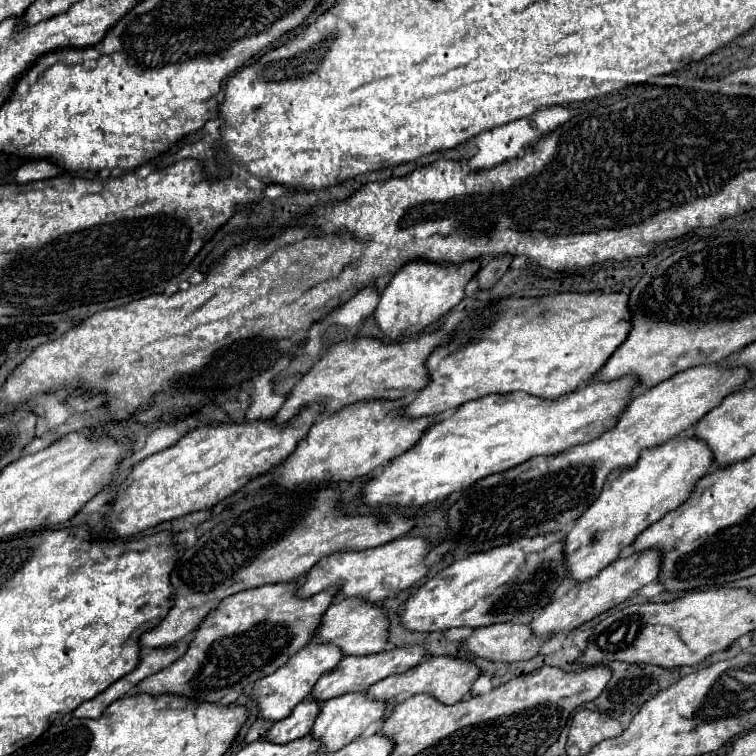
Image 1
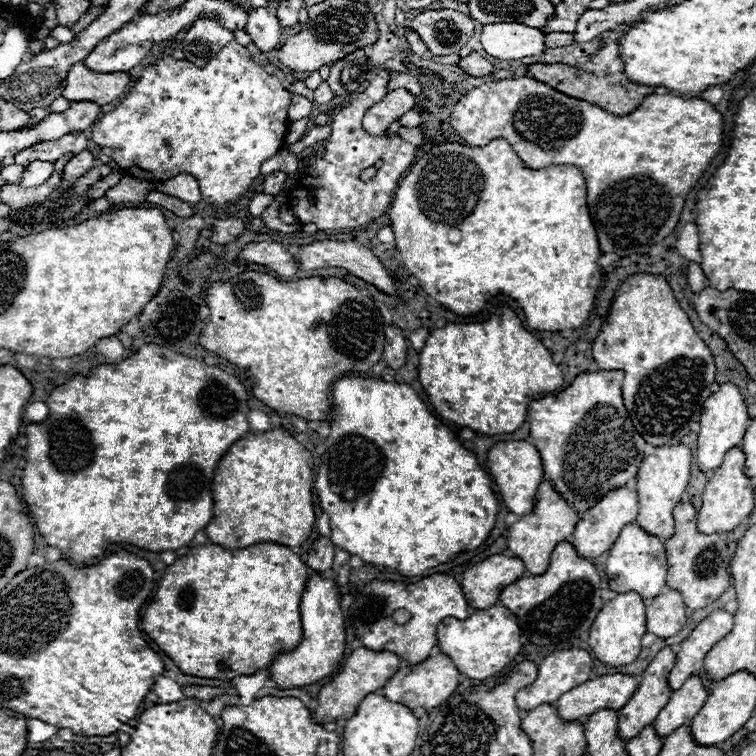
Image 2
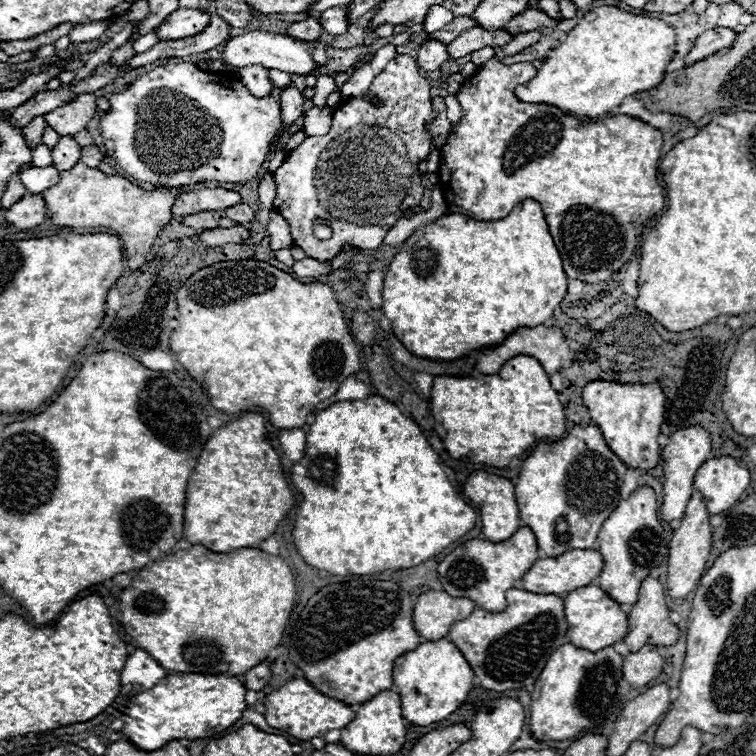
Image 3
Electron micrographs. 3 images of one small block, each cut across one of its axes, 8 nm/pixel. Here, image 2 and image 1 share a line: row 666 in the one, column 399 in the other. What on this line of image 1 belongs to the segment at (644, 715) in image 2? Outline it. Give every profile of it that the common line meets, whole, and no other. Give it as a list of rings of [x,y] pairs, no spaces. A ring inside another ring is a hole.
[[[406,646],[406,648],[392,648],[392,650],[384,650],[378,654],[366,654],[366,656],[348,656],[342,658],[340,664],[332,670],[326,672],[318,684],[312,690],[312,698],[326,702],[330,698],[342,696],[346,692],[360,692],[360,690],[368,690],[372,684],[376,684],[378,680],[390,676],[390,674],[400,674],[400,670],[408,670],[414,668],[418,662],[422,662],[426,656],[426,650],[422,646]]]

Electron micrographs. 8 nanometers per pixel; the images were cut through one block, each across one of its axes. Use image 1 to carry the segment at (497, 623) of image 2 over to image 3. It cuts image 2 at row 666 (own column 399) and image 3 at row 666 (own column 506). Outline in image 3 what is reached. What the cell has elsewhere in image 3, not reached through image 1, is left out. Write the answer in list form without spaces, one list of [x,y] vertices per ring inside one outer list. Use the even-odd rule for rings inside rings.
[[[448,640],[424,642],[416,650],[396,658],[392,672],[394,686],[402,702],[402,716],[410,724],[428,726],[448,718],[474,688],[474,674],[462,652]]]

